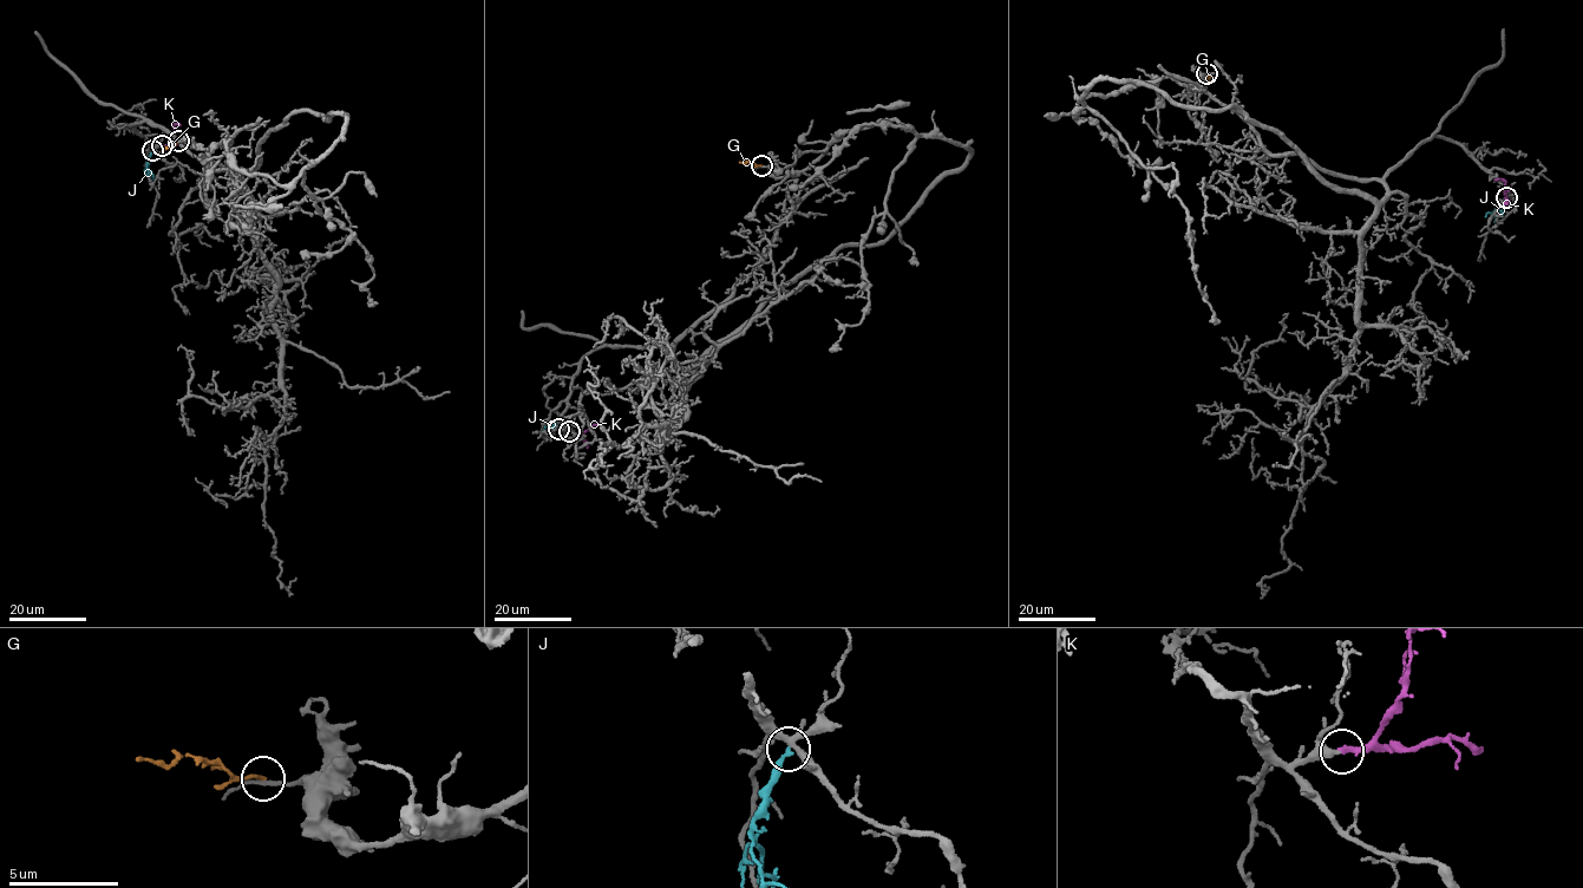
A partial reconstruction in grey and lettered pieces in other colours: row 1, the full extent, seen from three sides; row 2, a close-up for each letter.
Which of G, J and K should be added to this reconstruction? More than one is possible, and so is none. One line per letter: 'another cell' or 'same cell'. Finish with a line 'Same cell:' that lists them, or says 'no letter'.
G: another cell
J: another cell
K: same cell
Same cell: K

